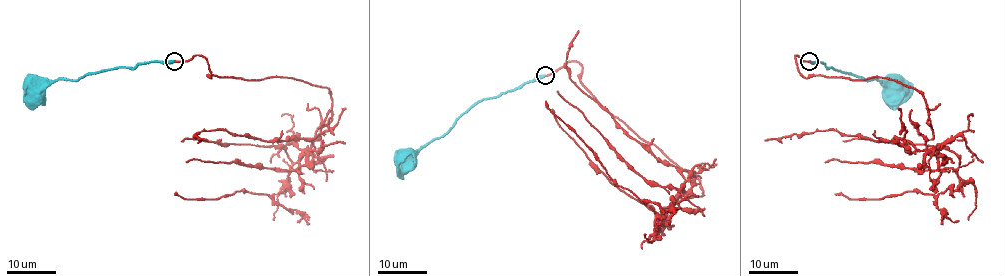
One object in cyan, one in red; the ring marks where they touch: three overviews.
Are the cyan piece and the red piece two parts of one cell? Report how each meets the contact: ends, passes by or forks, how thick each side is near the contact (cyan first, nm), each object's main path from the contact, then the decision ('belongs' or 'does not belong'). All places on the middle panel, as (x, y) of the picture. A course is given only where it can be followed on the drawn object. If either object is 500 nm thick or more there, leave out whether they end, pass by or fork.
500 nm thick on the cyan side, 280 nm on the other; cyan runs (545, 75), (539, 75), (504, 94), (478, 100), (445, 133), (417, 152), (407, 153), (406, 156); red runs (545, 75), (579, 63), (582, 85), (696, 179), (703, 195), (683, 192), (658, 225), (545, 101); does not belong

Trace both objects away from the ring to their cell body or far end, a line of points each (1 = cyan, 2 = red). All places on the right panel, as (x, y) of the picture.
1: (809, 62), (821, 62), (828, 68), (867, 80), (890, 82)
2: (809, 62), (796, 55), (805, 78), (913, 86), (932, 131), (926, 147), (959, 185), (936, 195), (835, 193)

